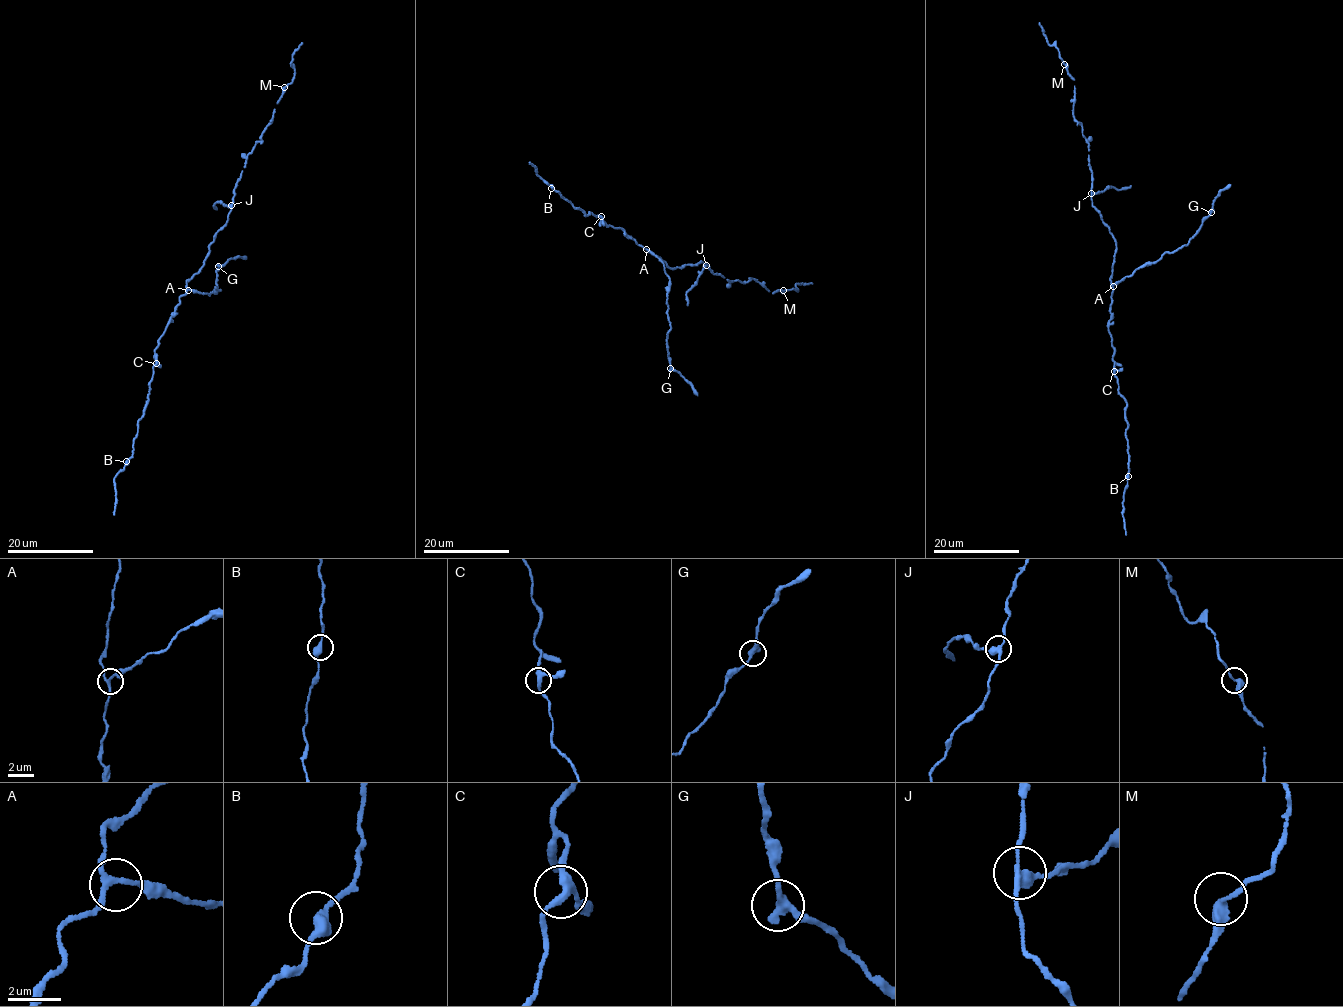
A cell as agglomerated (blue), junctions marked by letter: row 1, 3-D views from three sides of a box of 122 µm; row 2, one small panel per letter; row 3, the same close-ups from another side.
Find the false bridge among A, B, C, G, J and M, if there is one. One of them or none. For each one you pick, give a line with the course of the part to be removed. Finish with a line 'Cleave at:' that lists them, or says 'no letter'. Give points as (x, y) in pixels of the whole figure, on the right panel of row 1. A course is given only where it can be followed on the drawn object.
J: course (1091, 193), (1110, 187), (1118, 189), (1131, 185)
Cleave at: J

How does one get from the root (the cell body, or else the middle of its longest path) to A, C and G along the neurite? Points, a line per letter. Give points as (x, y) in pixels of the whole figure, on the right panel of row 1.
A: (1111, 273), (1110, 282), (1113, 286)
C: (1111, 273), (1108, 329), (1114, 349), (1114, 371)
G: (1111, 273), (1112, 285), (1131, 276), (1138, 267), (1155, 263), (1165, 252), (1177, 250), (1187, 244), (1211, 212)

